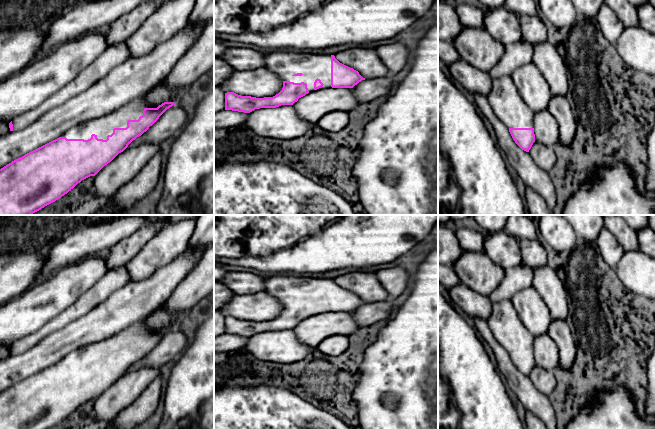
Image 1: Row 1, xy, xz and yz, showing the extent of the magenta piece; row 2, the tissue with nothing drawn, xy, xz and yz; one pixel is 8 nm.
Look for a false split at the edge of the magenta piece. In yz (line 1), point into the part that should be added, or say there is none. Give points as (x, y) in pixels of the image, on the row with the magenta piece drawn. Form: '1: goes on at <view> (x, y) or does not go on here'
1: goes on at yz (504, 98)

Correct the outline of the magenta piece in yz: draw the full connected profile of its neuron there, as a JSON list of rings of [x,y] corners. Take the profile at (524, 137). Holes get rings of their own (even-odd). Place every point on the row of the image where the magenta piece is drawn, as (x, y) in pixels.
[[[512,76],[492,78],[487,98],[494,114],[507,126],[515,143],[529,152],[535,142],[534,112],[524,103]]]

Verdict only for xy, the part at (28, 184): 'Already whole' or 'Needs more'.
Needs more

